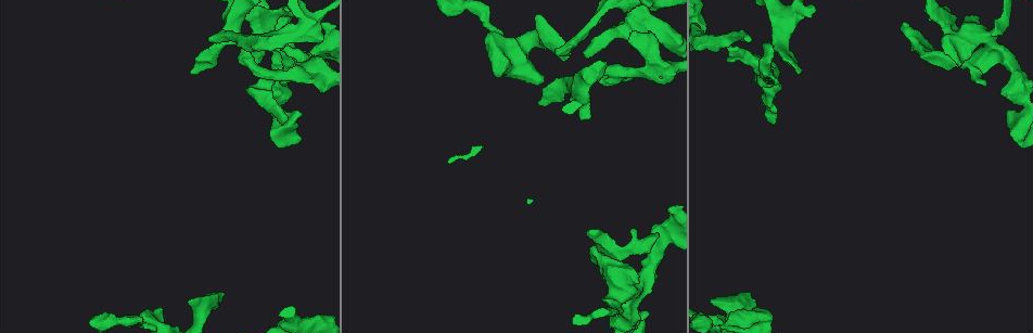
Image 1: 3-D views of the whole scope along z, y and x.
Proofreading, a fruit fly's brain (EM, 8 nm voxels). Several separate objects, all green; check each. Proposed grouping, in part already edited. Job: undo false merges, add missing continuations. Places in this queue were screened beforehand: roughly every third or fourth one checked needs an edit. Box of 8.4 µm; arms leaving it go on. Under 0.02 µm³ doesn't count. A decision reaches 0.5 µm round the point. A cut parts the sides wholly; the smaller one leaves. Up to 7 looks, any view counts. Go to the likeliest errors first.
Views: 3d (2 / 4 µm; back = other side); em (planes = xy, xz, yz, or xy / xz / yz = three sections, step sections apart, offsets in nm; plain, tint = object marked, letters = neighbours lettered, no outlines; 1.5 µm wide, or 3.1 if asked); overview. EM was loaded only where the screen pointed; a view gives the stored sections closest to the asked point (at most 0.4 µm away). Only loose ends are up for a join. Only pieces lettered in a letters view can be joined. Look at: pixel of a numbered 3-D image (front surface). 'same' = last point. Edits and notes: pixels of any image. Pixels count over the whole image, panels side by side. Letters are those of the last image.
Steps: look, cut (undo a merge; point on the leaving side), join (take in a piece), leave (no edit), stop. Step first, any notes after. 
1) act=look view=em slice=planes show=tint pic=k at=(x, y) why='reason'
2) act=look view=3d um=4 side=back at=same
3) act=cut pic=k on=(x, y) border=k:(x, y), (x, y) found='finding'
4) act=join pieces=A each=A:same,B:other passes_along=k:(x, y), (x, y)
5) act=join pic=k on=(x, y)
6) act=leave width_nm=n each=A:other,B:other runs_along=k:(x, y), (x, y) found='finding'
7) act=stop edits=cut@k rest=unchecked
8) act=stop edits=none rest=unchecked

act=look view=em slice=planes show=letters pic=1 at=(774, 123) why='free end'

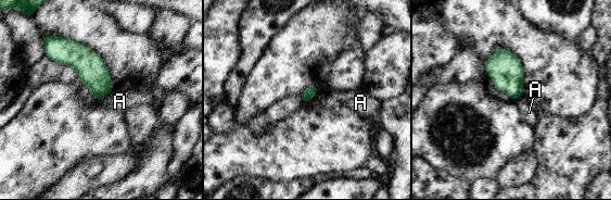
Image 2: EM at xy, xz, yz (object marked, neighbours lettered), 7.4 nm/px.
act=leave each=A:other found='no lettered piece goes on from it'

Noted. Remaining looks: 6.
act=look view=3d um=2 pic=1 at=(749, 42) why='branch stops here'

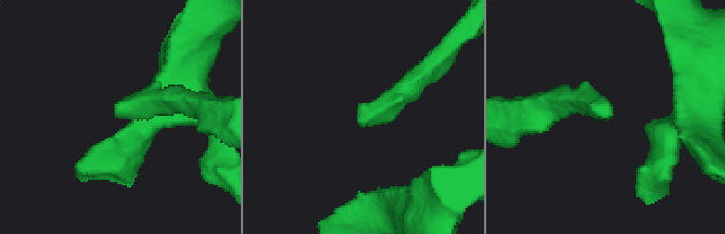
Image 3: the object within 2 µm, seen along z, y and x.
act=look view=em slice=yz step=4 show=tint pic=3 at=(114, 115)

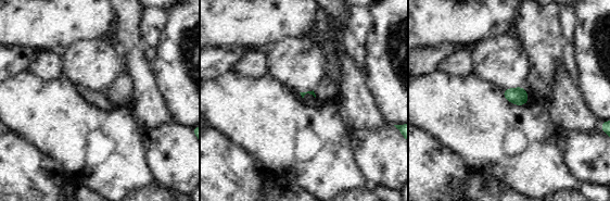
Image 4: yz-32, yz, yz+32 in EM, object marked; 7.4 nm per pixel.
act=look view=em slice=planes show=letters at=same

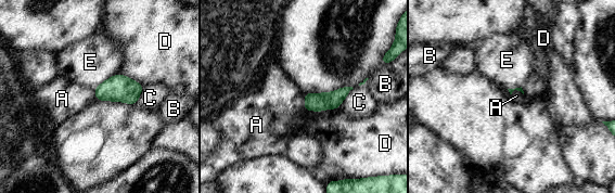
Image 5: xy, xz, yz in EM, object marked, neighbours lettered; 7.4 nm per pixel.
act=leave each=A:other,B:other,C:other,D:other,E:other border=5:(303, 95), (305, 108) found='no lettered piece goes on from it'

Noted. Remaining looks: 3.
act=look view=em slice=yz step=4 show=letters pic=1 at=(750, 292) why='free end'

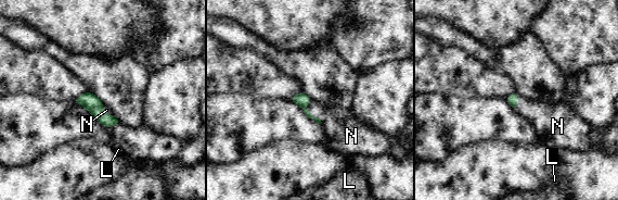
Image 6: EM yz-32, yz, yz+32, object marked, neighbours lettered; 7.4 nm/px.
act=look view=em slice=planes show=letters at=same why='another direction'

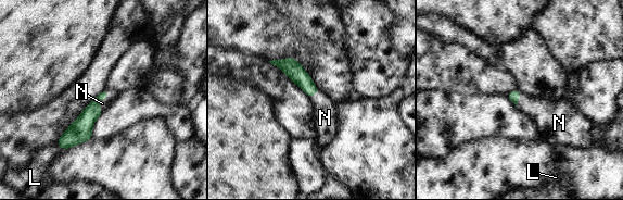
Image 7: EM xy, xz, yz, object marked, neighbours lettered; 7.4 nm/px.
act=join pieces=N longest_contact=N:150nm each=L:other,N:same found='the neuron continues'

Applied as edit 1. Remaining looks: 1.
act=stop edits=join@7 rest=unchecked

